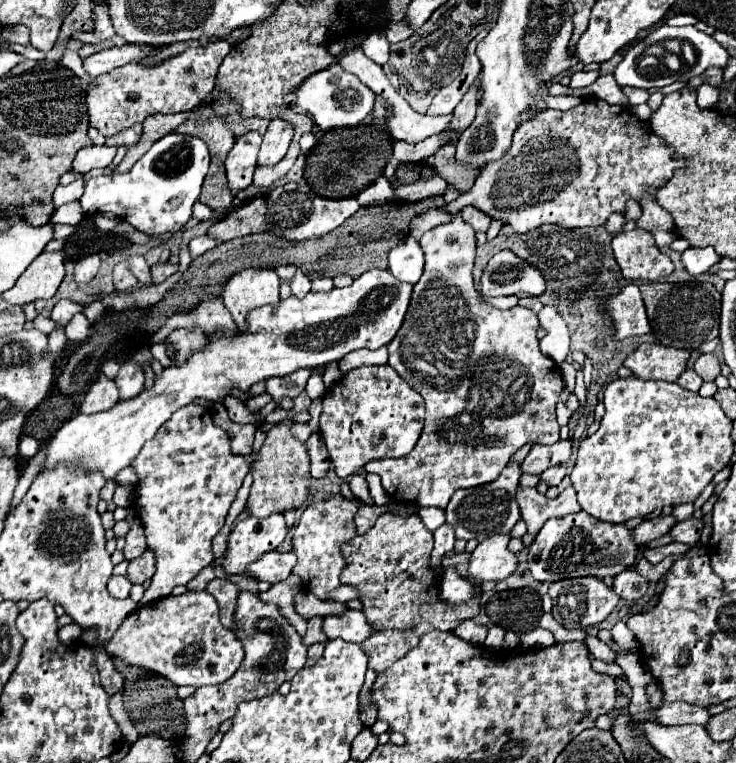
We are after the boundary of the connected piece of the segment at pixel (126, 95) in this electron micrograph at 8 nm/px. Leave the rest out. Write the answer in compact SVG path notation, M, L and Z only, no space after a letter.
M217 40L205 46L189 48L187 52L169 58L161 66L149 68L131 62L99 76L97 84L87 90L91 126L95 126L103 136L113 136L153 114L177 114L193 110L213 92L217 70L231 48L233 46L227 40Z

